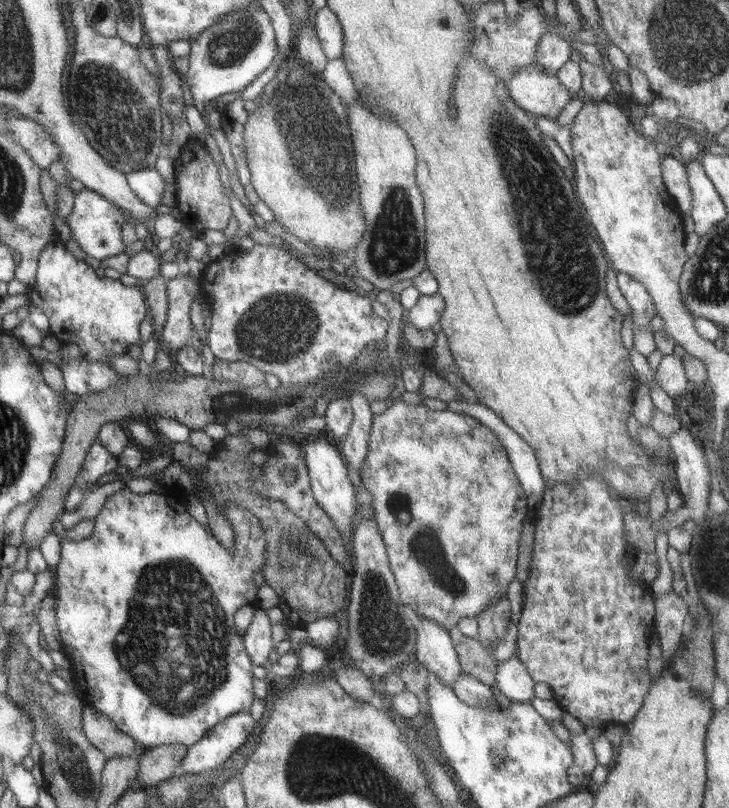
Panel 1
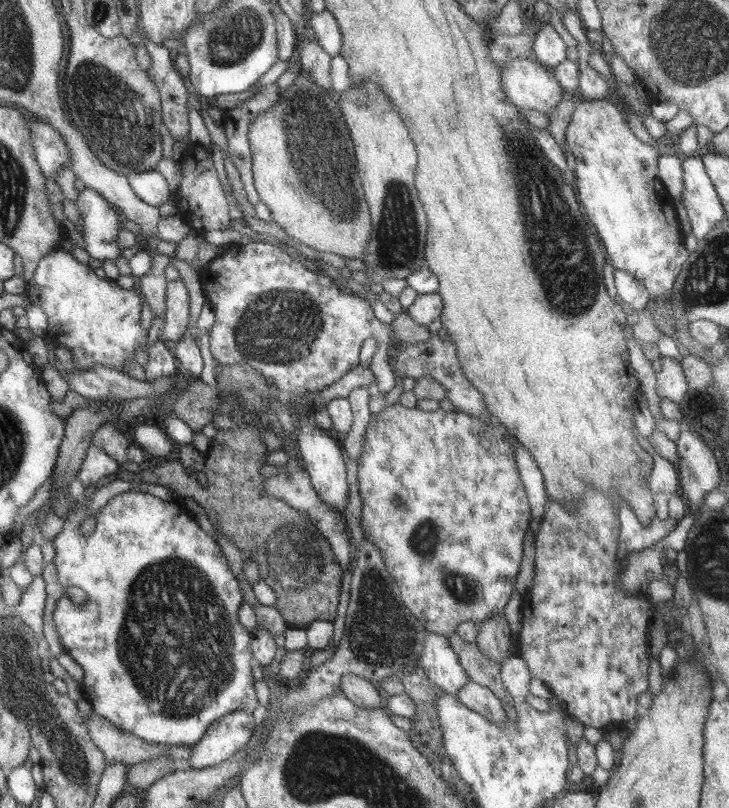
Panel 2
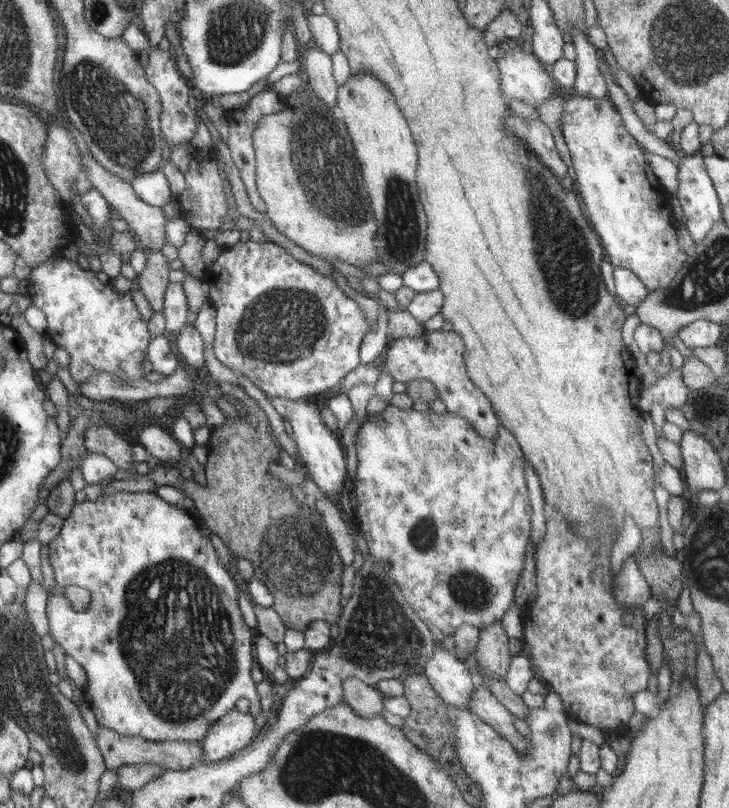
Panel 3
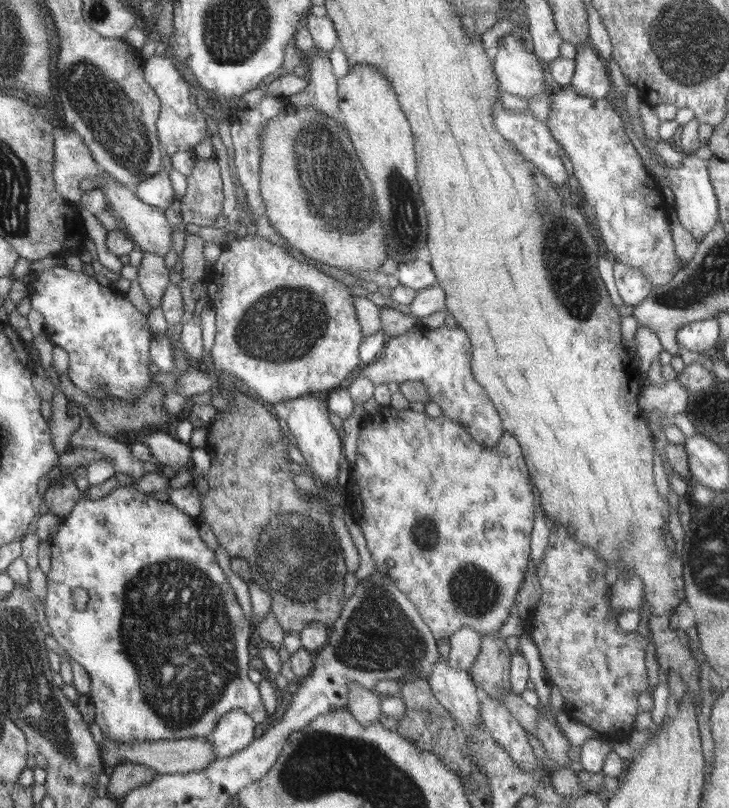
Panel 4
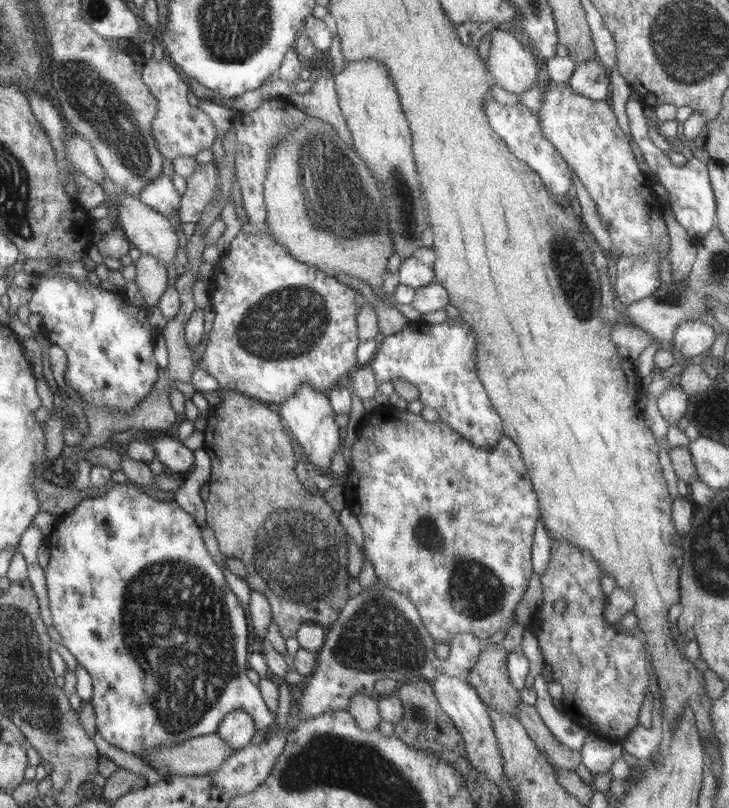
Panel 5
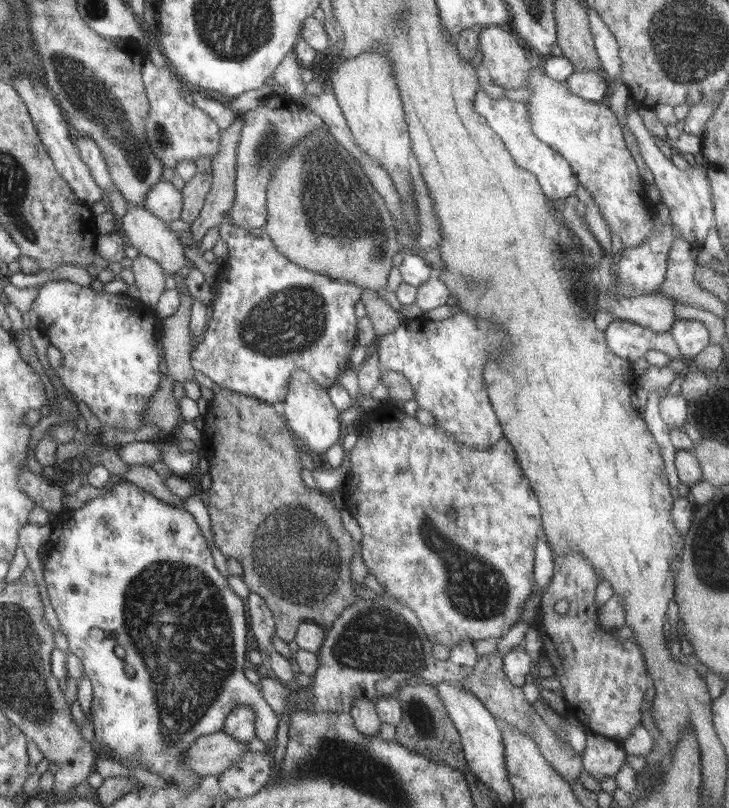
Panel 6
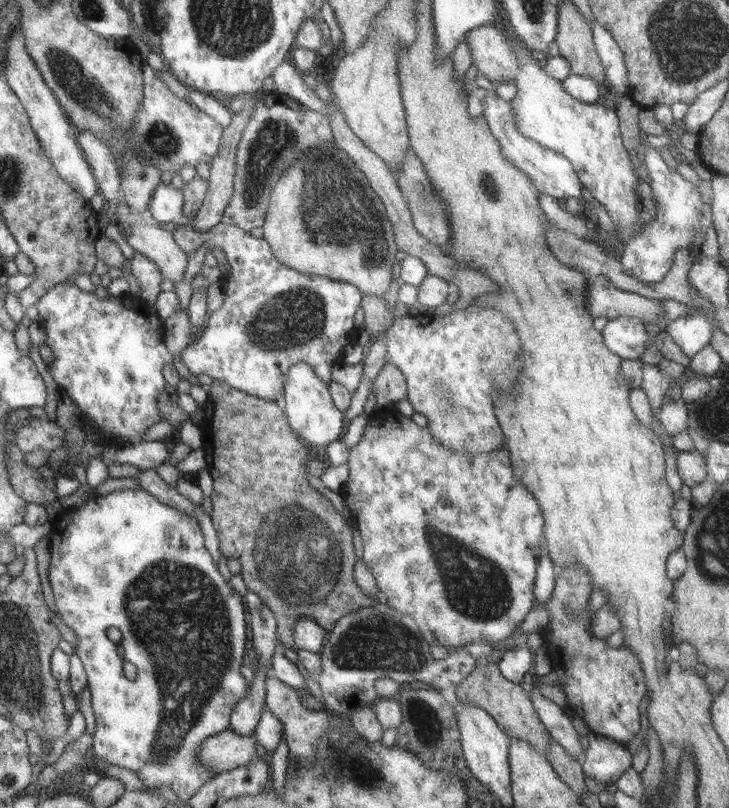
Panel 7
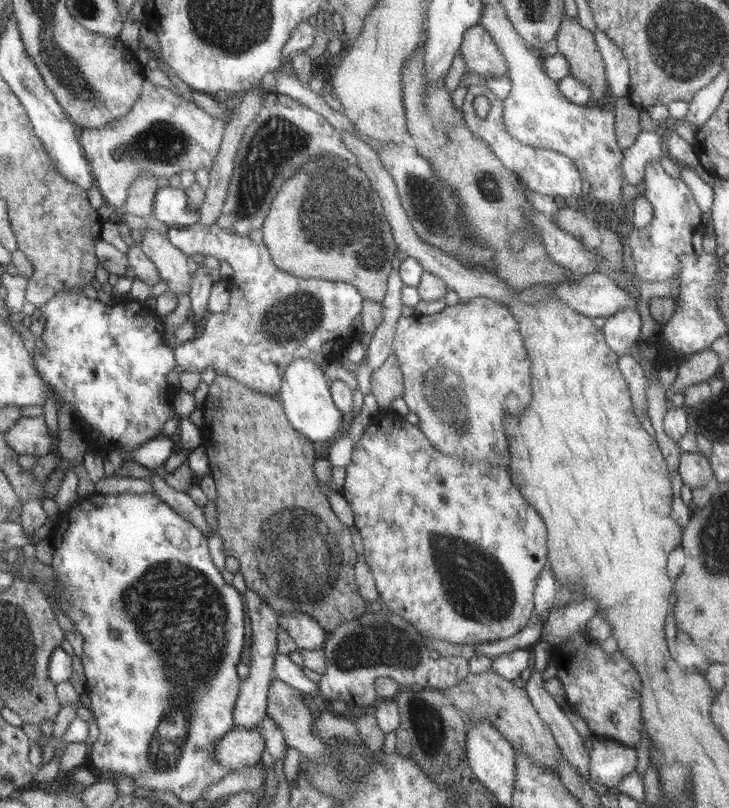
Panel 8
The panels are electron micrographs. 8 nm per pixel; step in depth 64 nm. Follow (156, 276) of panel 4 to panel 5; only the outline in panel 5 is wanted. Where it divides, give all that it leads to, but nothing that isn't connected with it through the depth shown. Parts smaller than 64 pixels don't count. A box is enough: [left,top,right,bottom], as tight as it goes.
[133,254,168,307]

